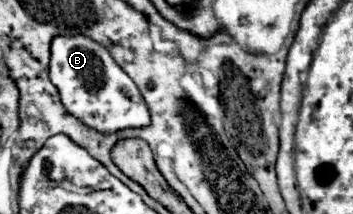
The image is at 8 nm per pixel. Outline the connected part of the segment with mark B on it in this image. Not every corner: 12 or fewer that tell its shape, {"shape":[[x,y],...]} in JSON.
{"shape":[[85,35],[53,39],[63,107],[103,135],[151,125],[133,79]]}

